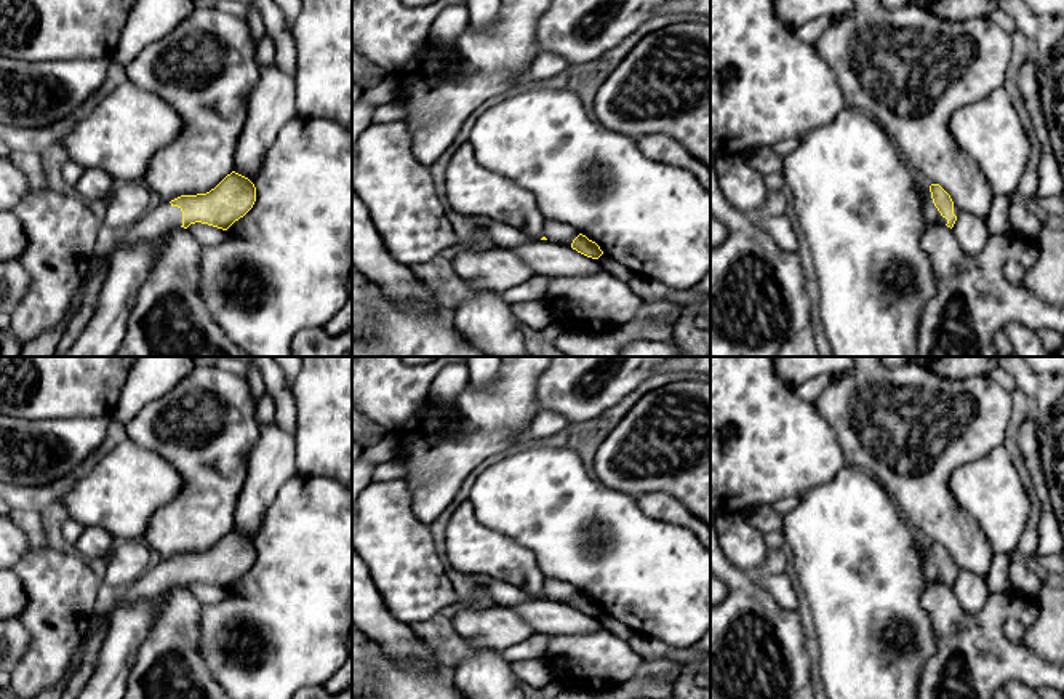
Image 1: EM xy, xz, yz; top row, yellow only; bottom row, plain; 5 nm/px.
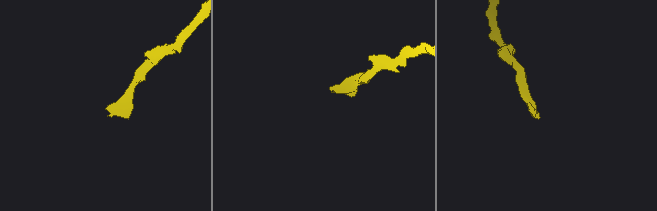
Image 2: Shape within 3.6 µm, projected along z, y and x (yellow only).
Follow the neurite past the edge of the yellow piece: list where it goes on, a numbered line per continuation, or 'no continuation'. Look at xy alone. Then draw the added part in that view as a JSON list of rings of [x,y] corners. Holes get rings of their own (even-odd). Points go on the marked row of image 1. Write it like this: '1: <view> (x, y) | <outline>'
1: xy (159, 219) | [[[160,202],[130,227],[125,240],[117,246],[130,246],[144,240],[154,240],[174,227],[182,226],[182,211],[170,202]]]

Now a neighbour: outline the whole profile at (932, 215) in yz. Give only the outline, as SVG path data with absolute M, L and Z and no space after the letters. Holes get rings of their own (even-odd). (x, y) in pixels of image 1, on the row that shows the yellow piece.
M917 176L917 190L922 200L925 219L931 224L944 224L941 221L938 208L933 203L930 184L923 181L920 176Z

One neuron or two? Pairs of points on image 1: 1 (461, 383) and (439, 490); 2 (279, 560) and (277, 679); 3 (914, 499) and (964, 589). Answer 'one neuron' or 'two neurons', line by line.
1: two neurons
2: one neuron
3: two neurons

